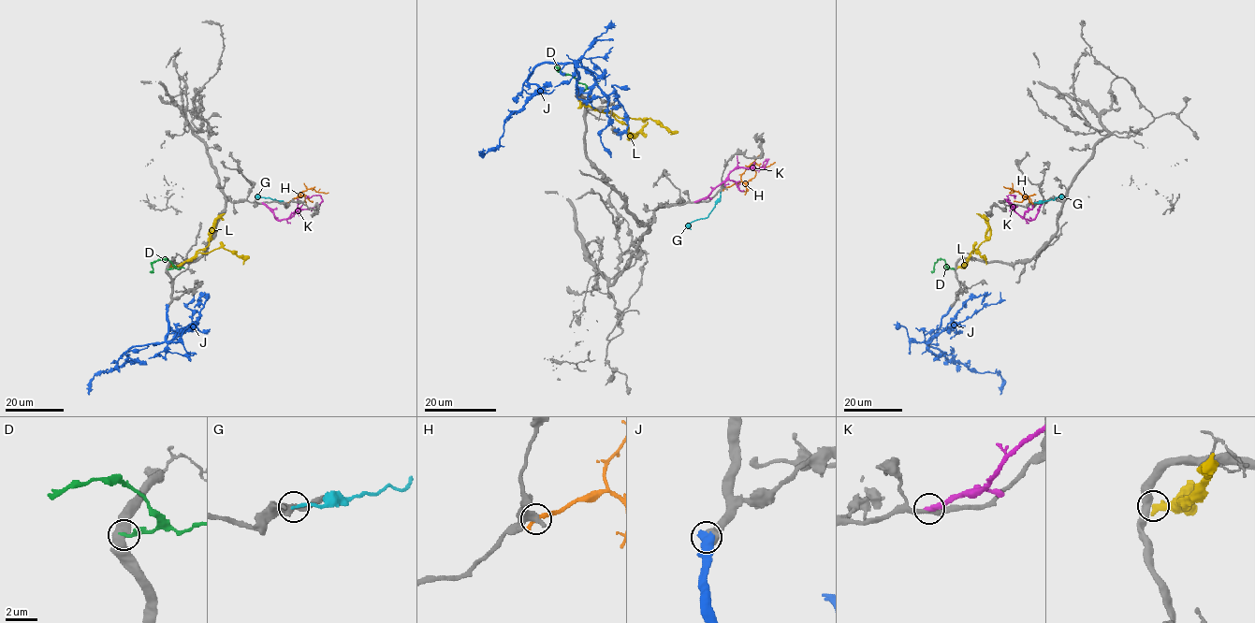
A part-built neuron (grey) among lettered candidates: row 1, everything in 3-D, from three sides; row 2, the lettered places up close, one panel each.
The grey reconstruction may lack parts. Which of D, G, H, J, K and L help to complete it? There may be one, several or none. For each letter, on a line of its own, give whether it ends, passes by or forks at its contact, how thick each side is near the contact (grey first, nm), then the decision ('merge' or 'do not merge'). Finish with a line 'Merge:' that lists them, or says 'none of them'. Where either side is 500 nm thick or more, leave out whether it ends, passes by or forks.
D: 550 nm thick on the grey side, 220 nm on the other; do not merge
G: it ends there; 380 nm thick on the grey side, 200 nm on the other; do not merge
H: 500 nm thick on the grey side, 360 nm on the other; do not merge
J: 700 nm thick on the grey side, 650 nm on the other; merge
K: it ends there; 280 nm thick on the grey side, 420 nm on the other; do not merge
L: 550 nm thick on the grey side, 340 nm on the other; do not merge
Merge: J

